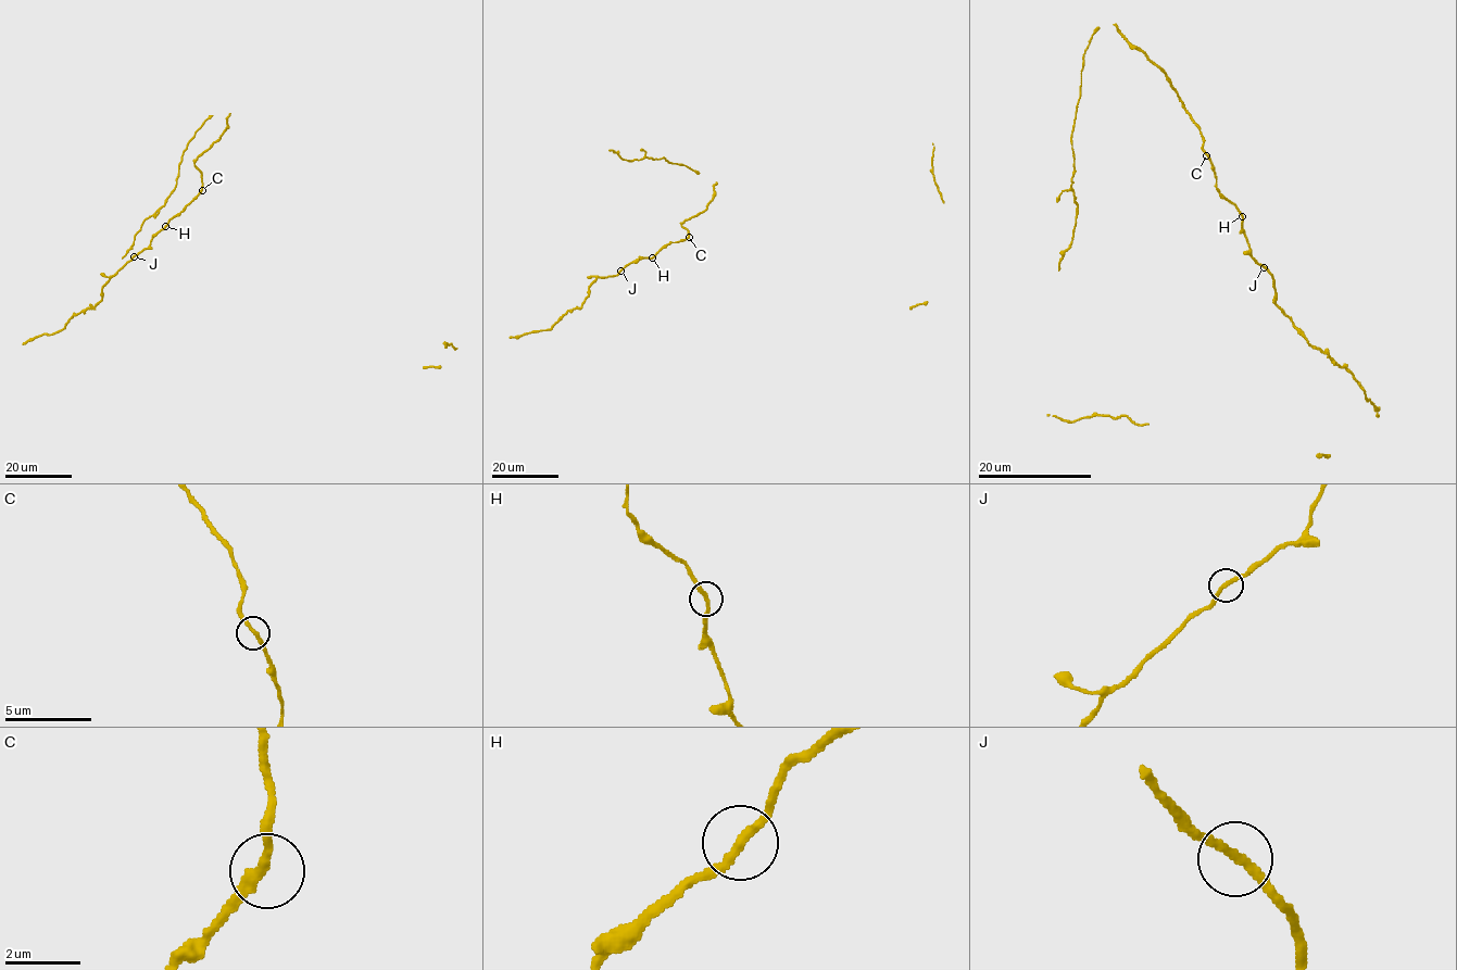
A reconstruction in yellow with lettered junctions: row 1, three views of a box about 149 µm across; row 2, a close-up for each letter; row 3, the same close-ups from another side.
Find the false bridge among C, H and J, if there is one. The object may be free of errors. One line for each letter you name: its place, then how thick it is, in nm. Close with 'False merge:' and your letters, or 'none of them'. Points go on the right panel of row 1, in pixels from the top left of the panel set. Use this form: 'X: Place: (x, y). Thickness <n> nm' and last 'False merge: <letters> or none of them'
J: Place: (1264, 267). Thickness 220 nm
False merge: J

